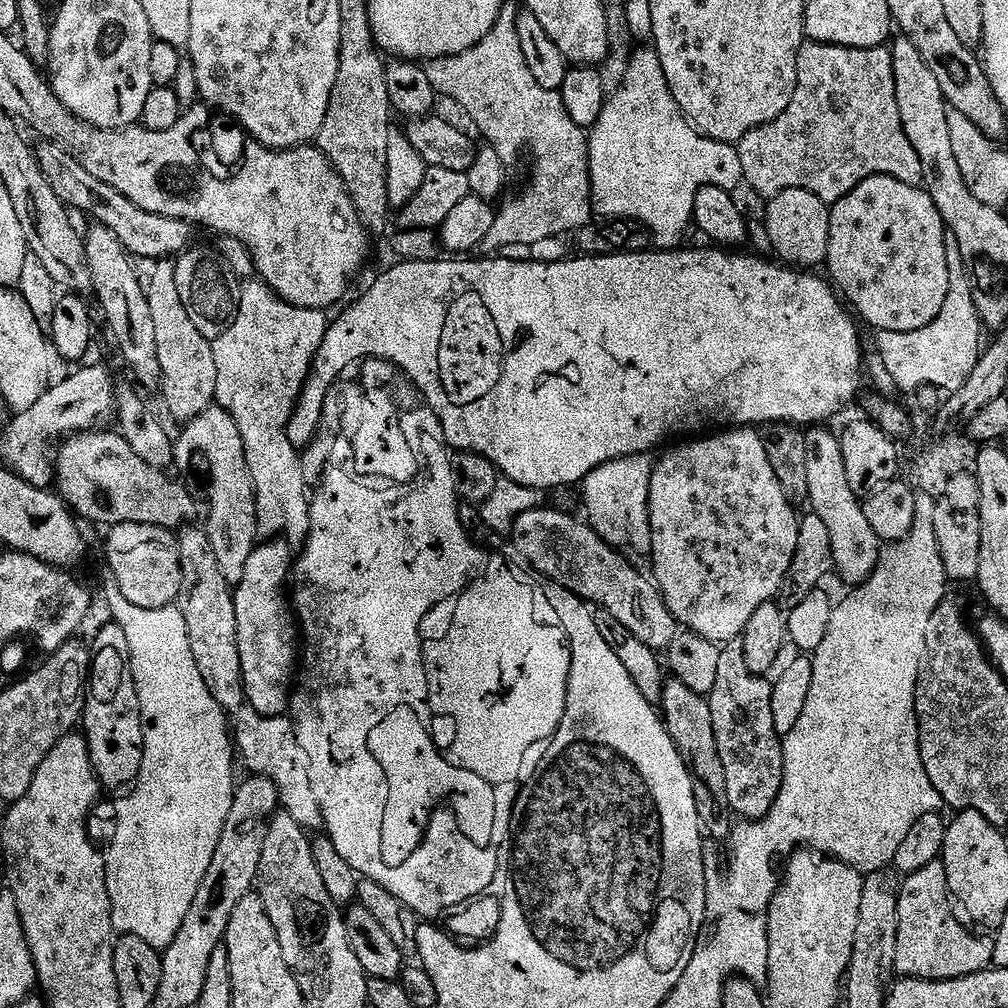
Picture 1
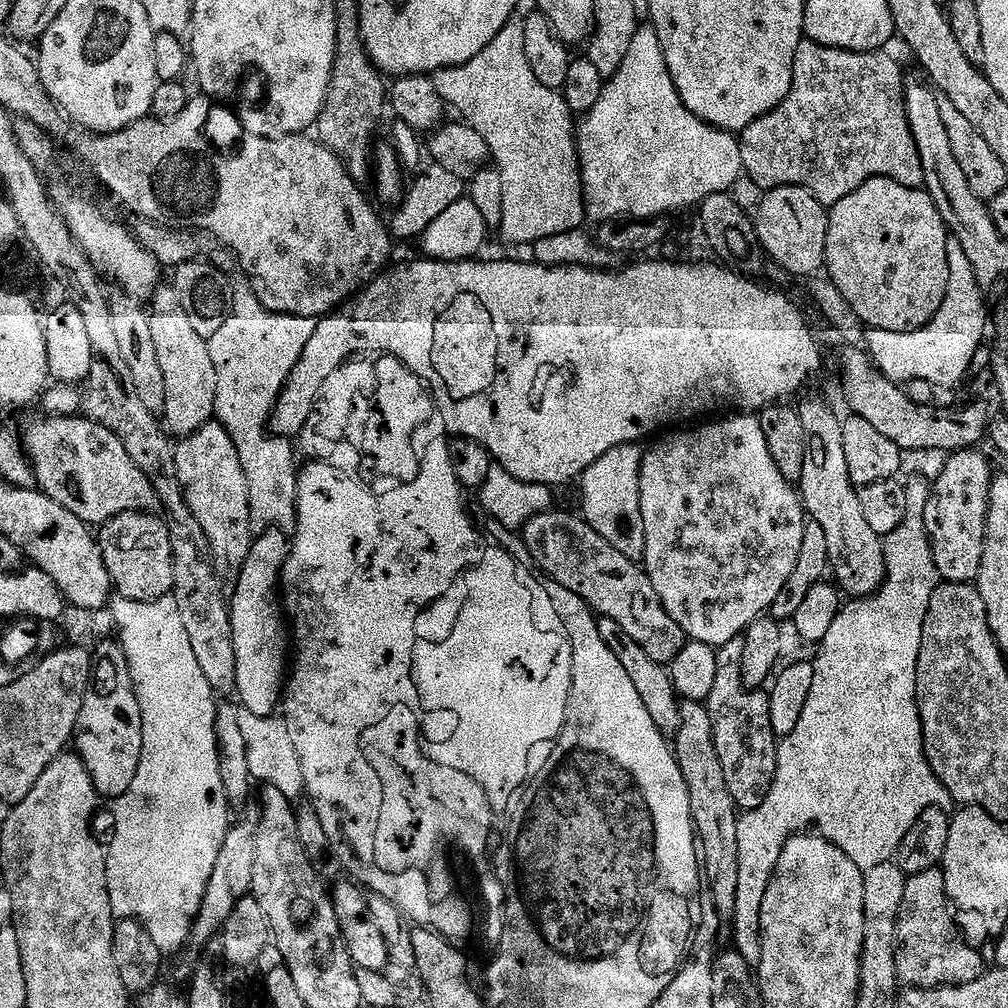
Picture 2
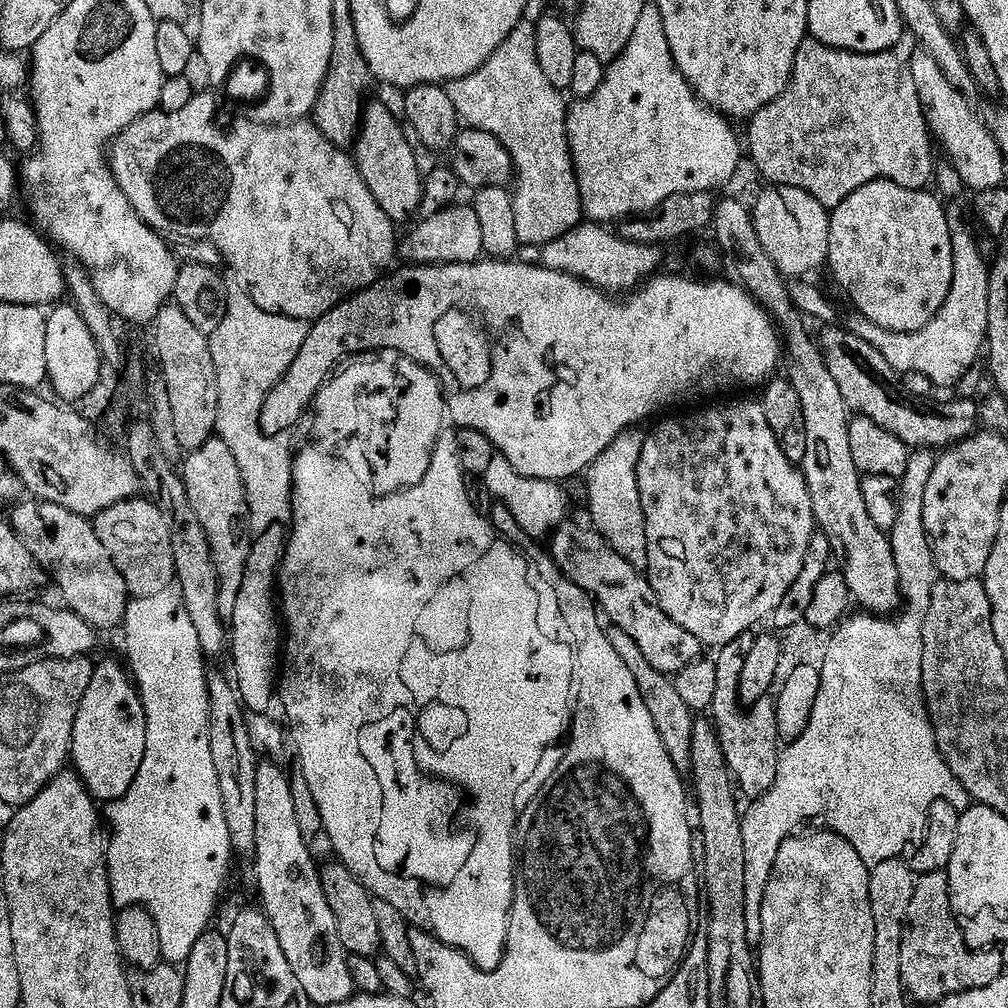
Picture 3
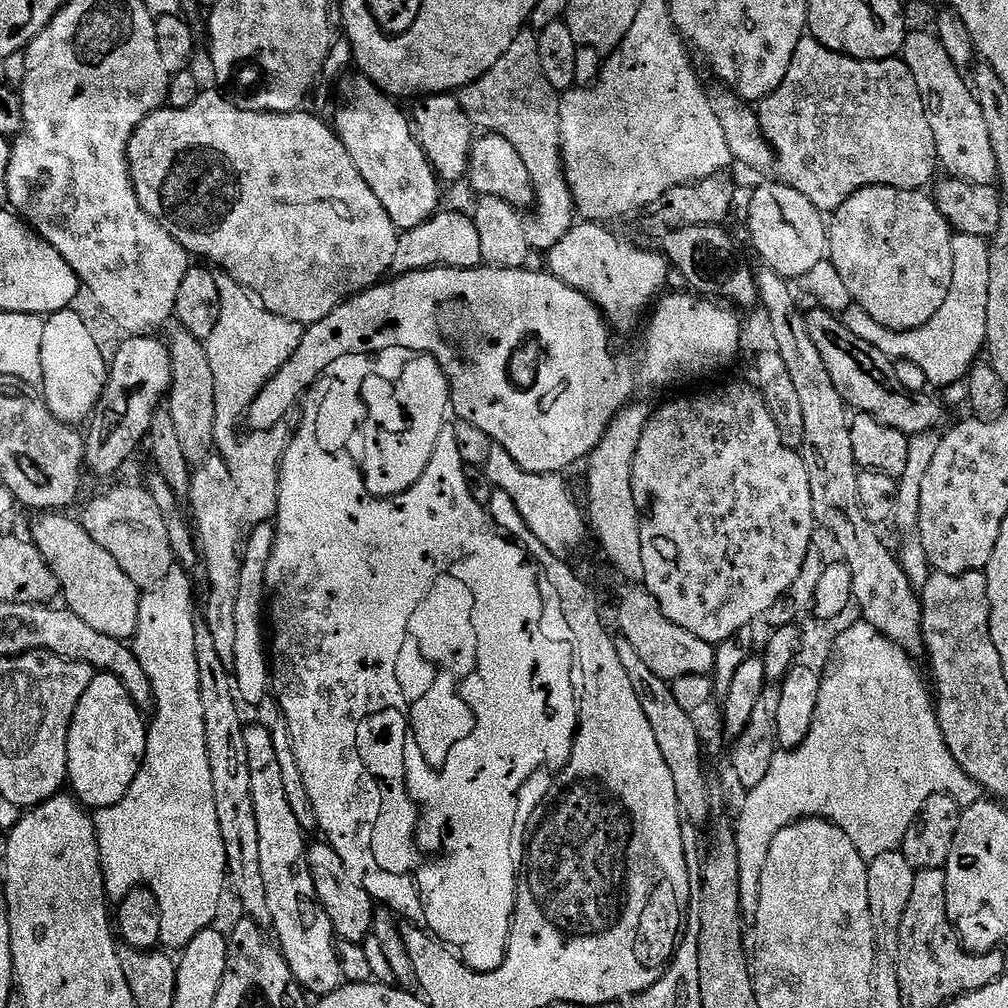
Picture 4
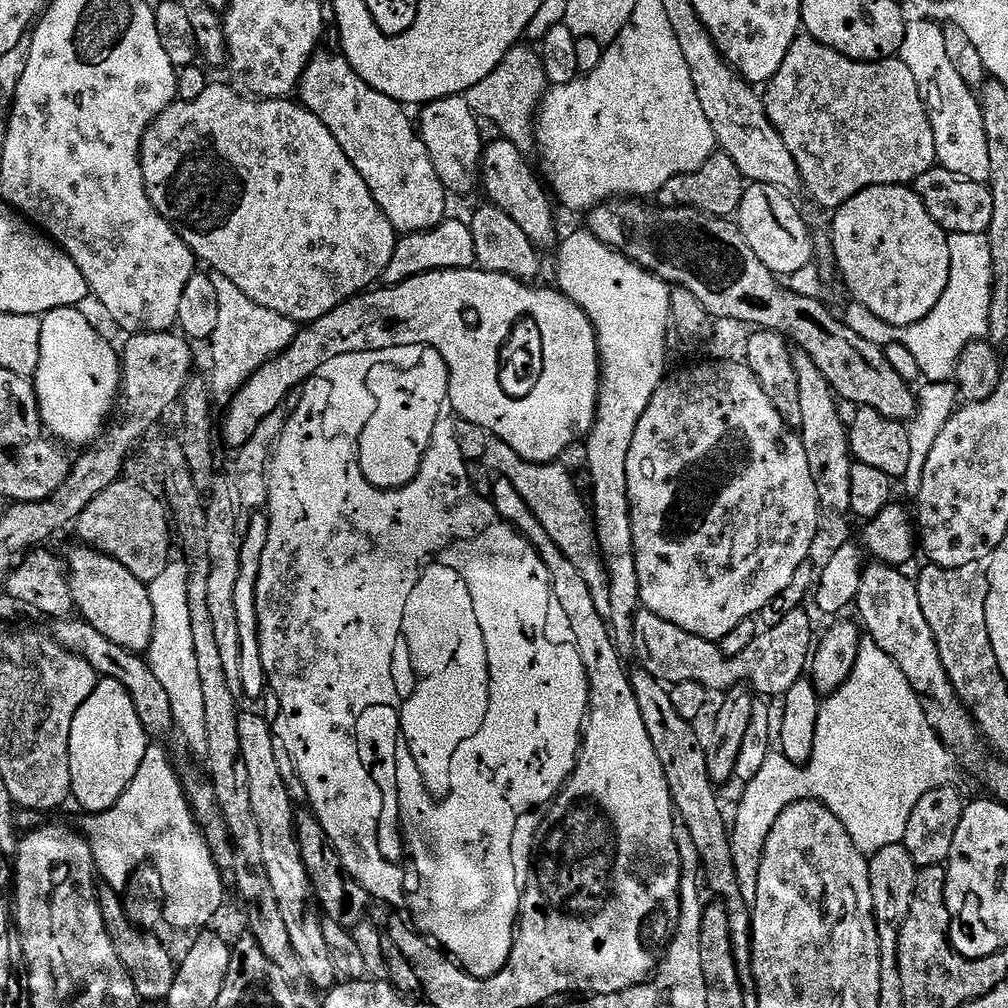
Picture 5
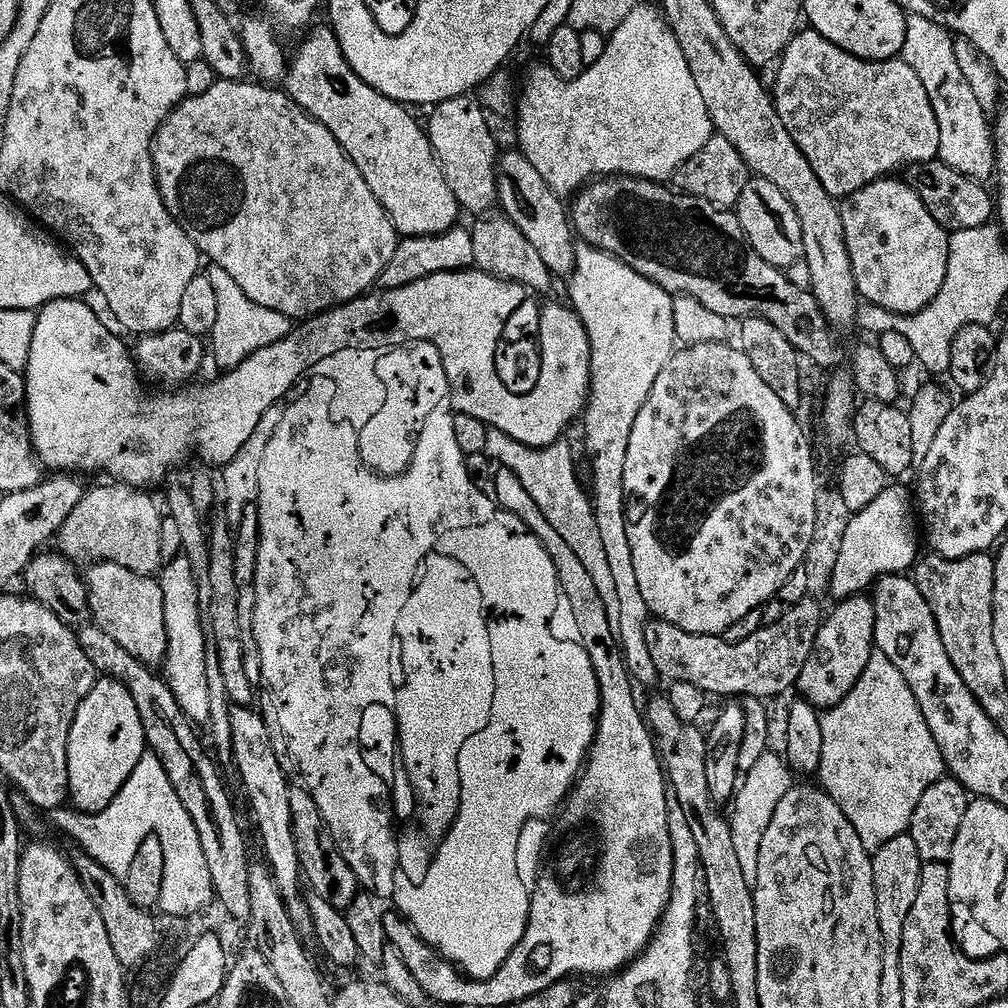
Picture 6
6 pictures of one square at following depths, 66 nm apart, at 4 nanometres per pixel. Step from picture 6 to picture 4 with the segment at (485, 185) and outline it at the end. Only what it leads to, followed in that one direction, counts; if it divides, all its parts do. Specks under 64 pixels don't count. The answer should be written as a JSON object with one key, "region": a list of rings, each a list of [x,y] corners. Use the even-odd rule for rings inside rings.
{"region":[[[452,94],[422,96],[410,108],[410,119],[416,133],[416,140],[422,146],[430,166],[445,185],[455,180],[463,181],[468,175],[468,159],[472,153],[474,125],[462,110],[459,99]]]}

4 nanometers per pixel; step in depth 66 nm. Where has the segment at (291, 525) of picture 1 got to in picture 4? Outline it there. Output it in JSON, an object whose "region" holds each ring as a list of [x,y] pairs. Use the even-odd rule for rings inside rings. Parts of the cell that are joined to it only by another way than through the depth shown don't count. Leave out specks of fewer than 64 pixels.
{"region":[[[223,274],[217,275],[218,282],[218,298],[220,299],[220,317],[218,318],[218,326],[214,326],[214,334],[210,334],[210,338],[206,342],[208,349],[208,357],[210,358],[210,370],[214,370],[214,442],[216,443],[215,451],[226,462],[226,466],[230,470],[230,474],[234,478],[234,486],[236,487],[236,498],[240,501],[242,516],[245,521],[249,520],[249,525],[269,523],[275,517],[276,507],[278,506],[278,496],[280,494],[280,463],[284,457],[284,451],[288,448],[290,439],[289,433],[284,430],[273,430],[271,432],[253,432],[249,431],[248,436],[240,436],[239,428],[242,421],[247,417],[248,408],[254,402],[254,398],[258,398],[258,394],[266,386],[266,382],[270,378],[274,378],[274,374],[278,374],[278,370],[282,370],[282,366],[286,366],[286,362],[290,362],[290,358],[294,354],[294,350],[298,350],[298,342],[302,342],[304,337],[305,325],[298,322],[290,322],[290,318],[278,318],[278,314],[274,314],[270,310],[261,308],[259,303],[249,293],[244,291],[241,284],[237,284],[234,278]]]}

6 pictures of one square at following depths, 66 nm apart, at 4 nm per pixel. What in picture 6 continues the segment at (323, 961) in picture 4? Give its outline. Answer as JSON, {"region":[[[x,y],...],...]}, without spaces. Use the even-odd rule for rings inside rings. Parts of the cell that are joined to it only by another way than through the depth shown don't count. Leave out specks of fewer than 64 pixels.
{"region":[[[236,706],[230,714],[230,730],[234,734],[232,739],[234,768],[240,771],[240,780],[244,783],[248,804],[252,807],[256,828],[260,831],[260,844],[264,847],[265,856],[263,859],[271,869],[272,878],[288,908],[292,924],[300,932],[301,937],[308,938],[313,935],[312,915],[308,909],[307,899],[303,895],[300,897],[302,873],[290,818],[289,773],[278,762],[278,754],[272,745],[274,732],[268,729],[267,722],[254,709],[252,706]]]}

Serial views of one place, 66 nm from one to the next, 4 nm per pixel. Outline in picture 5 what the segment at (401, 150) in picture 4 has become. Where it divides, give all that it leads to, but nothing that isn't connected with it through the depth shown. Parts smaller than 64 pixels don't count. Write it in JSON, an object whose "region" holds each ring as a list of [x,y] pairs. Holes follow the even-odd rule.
{"region":[[[317,51],[306,66],[304,77],[298,85],[299,103],[314,113],[322,126],[330,130],[330,134],[334,134],[338,146],[342,146],[346,158],[350,158],[354,170],[362,174],[374,202],[378,202],[382,214],[386,214],[397,233],[425,232],[438,226],[449,215],[450,196],[434,170],[434,162],[430,162],[430,154],[420,140],[419,131],[414,127],[413,117],[411,120],[401,105],[386,94],[371,88],[342,54],[336,53],[335,56],[332,52],[324,51]]]}

